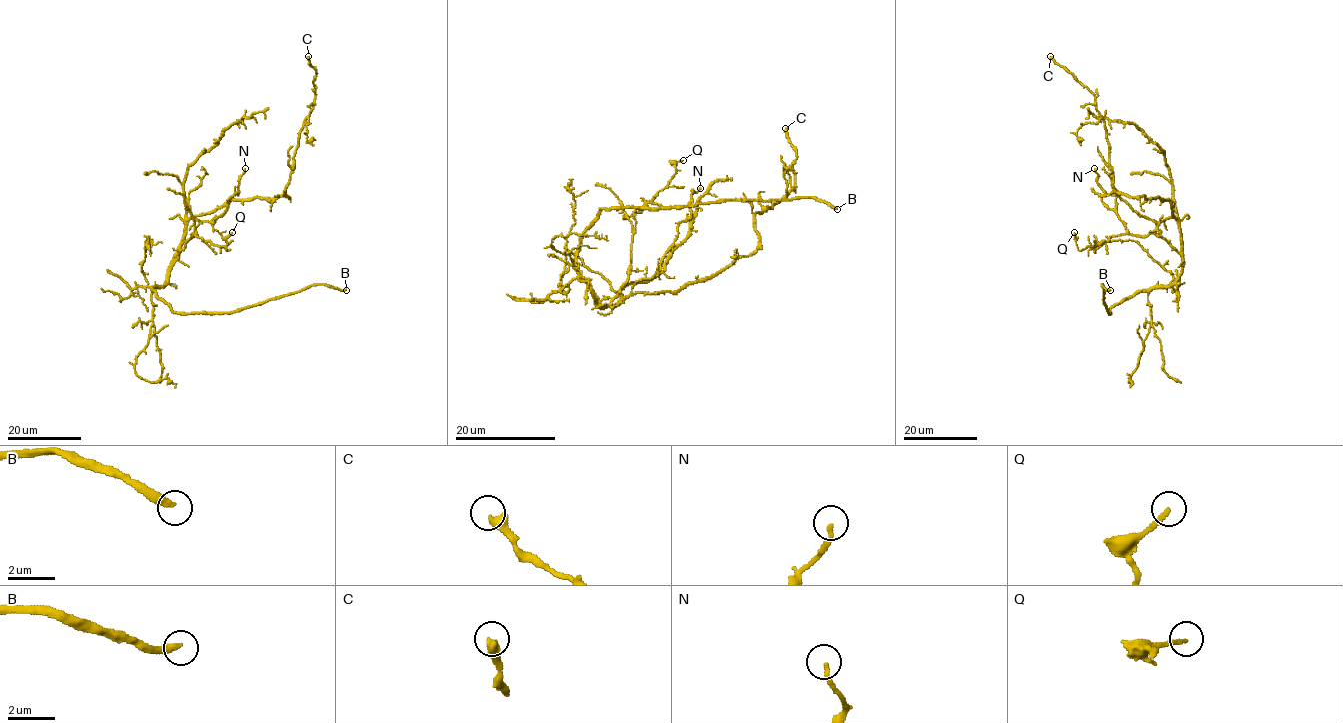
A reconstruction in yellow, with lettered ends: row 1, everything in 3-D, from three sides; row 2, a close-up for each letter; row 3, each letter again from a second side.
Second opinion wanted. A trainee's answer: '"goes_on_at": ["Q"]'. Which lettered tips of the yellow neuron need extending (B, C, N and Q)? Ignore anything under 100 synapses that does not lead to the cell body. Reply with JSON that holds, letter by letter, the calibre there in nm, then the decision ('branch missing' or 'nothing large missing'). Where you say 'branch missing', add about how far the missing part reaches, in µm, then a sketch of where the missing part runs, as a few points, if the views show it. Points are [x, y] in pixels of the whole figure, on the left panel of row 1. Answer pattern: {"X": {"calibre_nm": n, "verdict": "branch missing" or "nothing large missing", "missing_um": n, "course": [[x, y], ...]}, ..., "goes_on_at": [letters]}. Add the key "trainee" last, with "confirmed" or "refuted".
{"B": {"calibre_nm": 320, "verdict": "branch missing", "missing_um": 190}, "C": {"calibre_nm": 440, "verdict": "nothing large missing"}, "N": {"calibre_nm": 180, "verdict": "nothing large missing"}, "Q": {"calibre_nm": 170, "verdict": "nothing large missing"}, "goes_on_at": ["B"], "trainee": "refuted"}

